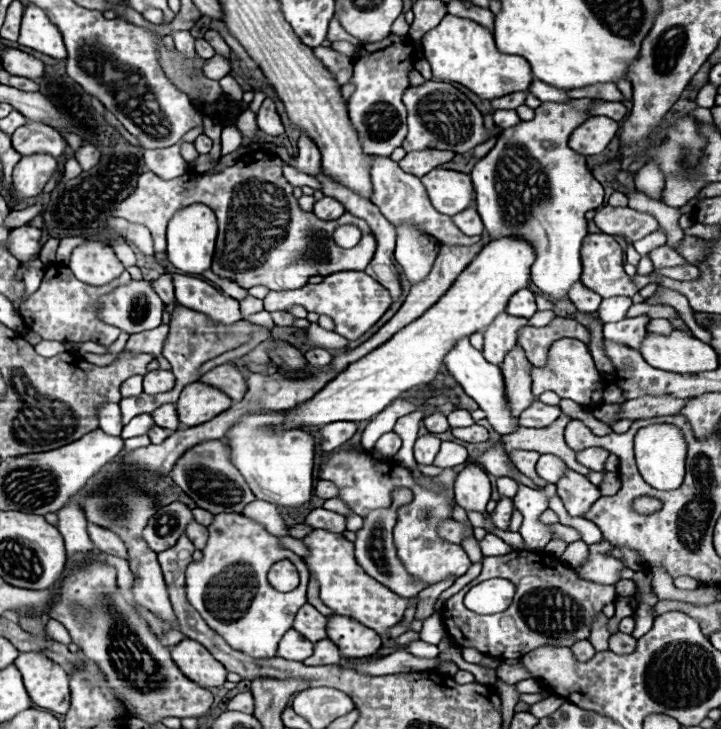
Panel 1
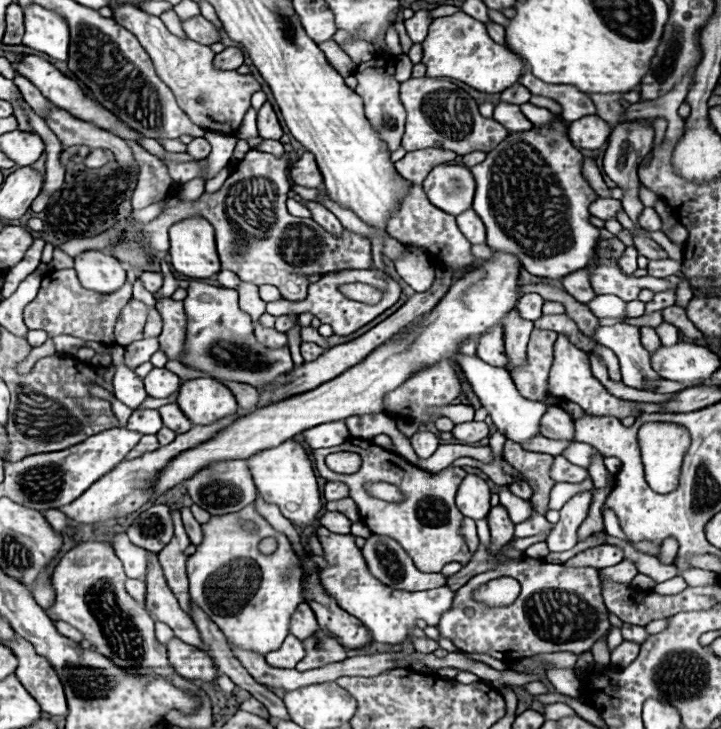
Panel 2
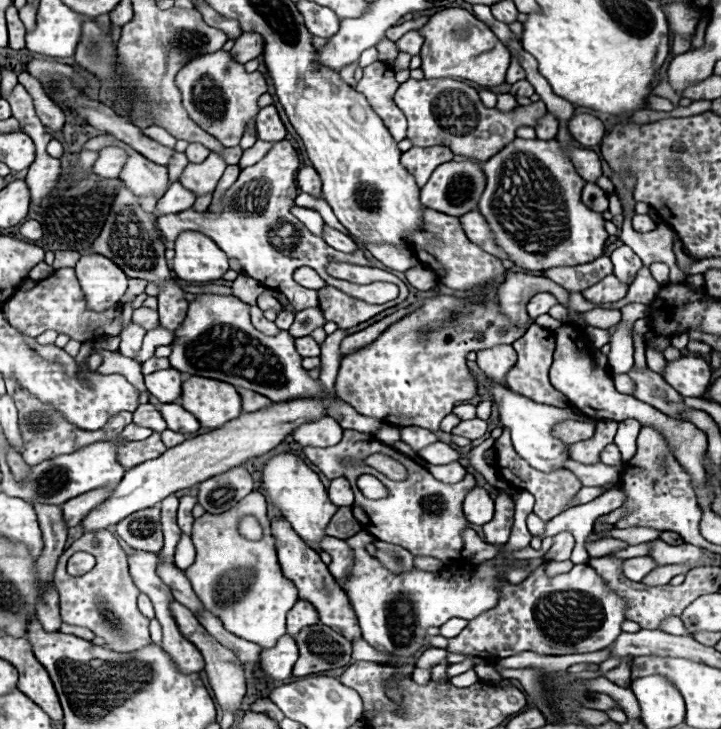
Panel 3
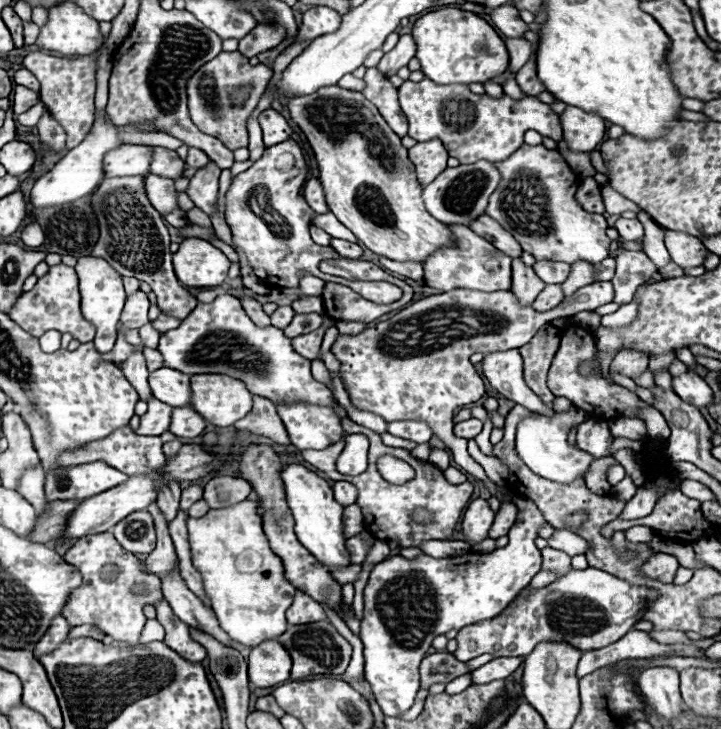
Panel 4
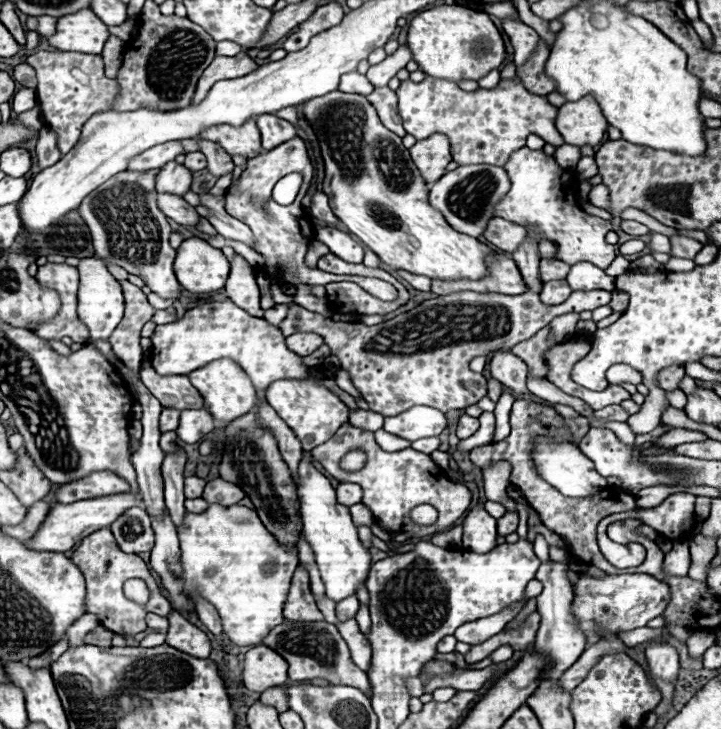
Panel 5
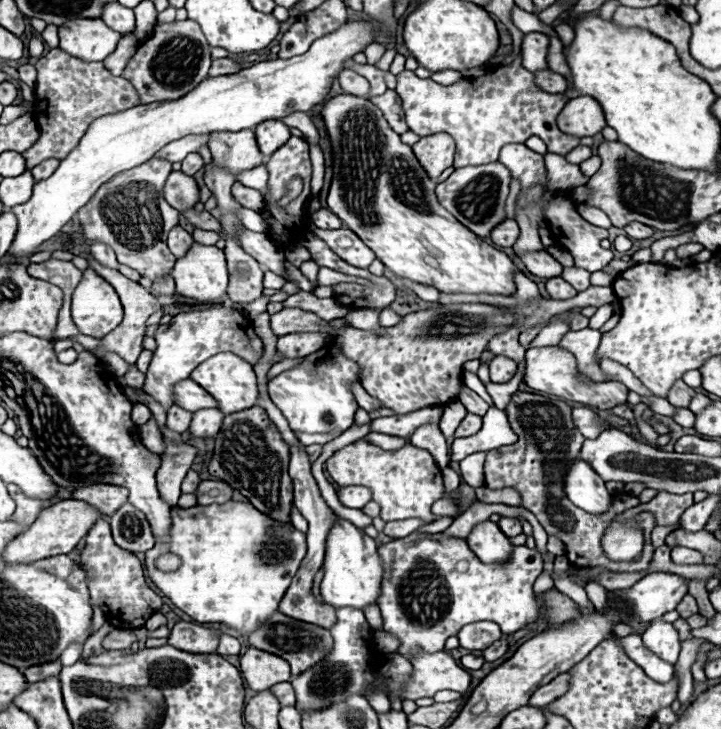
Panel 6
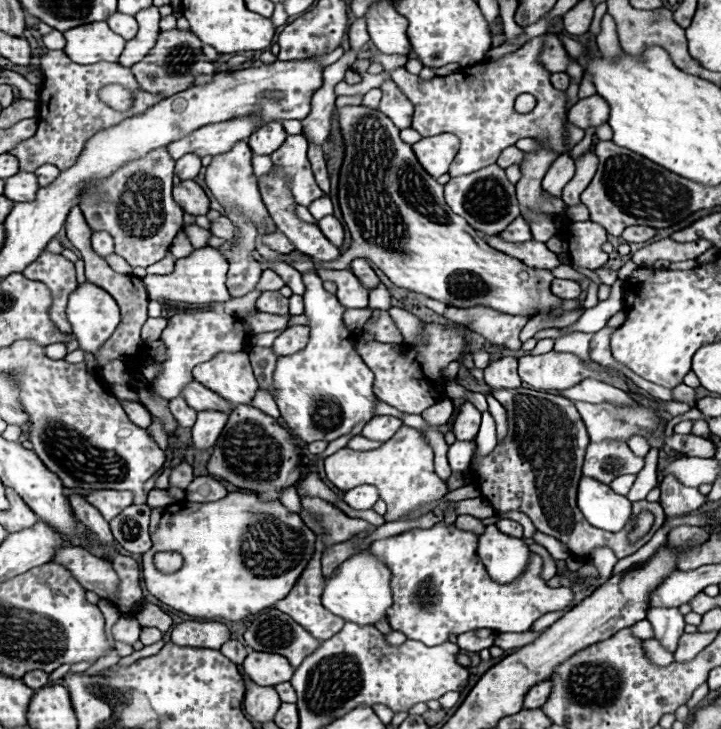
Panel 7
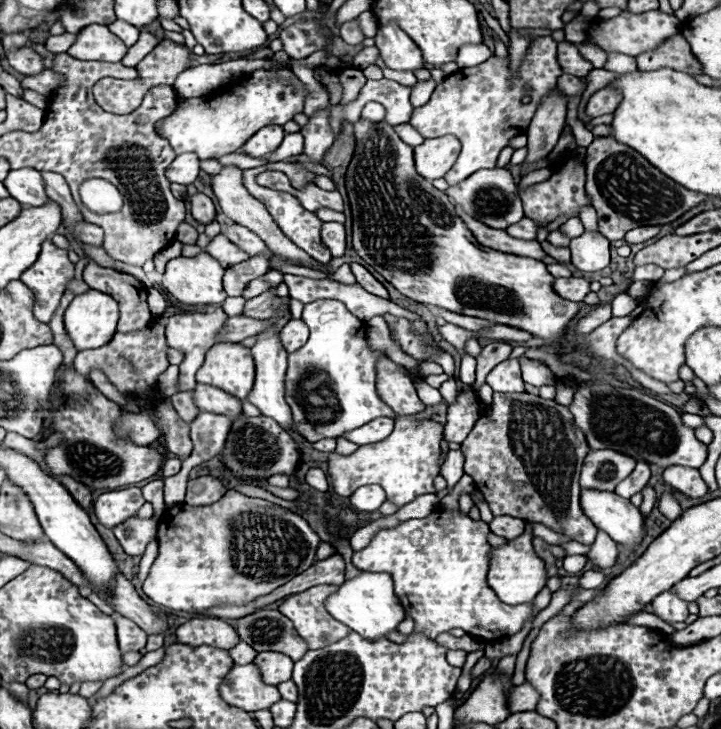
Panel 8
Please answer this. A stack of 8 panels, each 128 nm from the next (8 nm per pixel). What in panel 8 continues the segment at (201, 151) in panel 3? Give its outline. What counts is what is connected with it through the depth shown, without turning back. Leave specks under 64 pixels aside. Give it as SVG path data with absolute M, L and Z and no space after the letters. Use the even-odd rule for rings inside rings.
M184 154L184 156L176 156L176 160L168 166L168 180L176 182L176 184L192 184L198 178L200 172L200 158L192 156L192 154Z

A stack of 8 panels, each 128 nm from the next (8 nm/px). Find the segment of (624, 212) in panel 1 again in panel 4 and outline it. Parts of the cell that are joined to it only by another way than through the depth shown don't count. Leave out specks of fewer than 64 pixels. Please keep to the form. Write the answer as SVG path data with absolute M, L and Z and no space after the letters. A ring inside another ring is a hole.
M584 178L578 186L578 192L576 192L576 200L580 202L580 206L584 210L590 210L590 212L598 212L602 214L604 212L604 202L602 202L602 194L600 194L600 184L594 180L594 178ZM620 218L616 222L616 230L624 240L636 240L644 236L644 226L638 218Z

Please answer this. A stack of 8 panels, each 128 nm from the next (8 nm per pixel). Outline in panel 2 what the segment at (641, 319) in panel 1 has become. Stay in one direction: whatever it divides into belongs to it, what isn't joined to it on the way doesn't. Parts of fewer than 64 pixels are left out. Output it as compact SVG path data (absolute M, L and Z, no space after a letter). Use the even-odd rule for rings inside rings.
M618 322L614 326L600 326L596 330L596 336L594 336L600 344L604 344L606 348L614 350L614 354L620 358L620 366L622 366L622 382L630 388L636 388L636 390L642 390L640 384L644 380L656 380L658 374L652 370L650 366L650 354L648 350L642 346L640 342L640 328L638 326L630 326L626 322Z

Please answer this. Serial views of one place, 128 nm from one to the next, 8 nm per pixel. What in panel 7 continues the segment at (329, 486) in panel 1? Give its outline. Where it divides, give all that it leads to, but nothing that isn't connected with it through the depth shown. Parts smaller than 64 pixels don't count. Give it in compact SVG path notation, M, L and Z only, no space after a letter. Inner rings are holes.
M370 484L356 486L344 494L344 502L354 510L370 510L378 500L378 490Z

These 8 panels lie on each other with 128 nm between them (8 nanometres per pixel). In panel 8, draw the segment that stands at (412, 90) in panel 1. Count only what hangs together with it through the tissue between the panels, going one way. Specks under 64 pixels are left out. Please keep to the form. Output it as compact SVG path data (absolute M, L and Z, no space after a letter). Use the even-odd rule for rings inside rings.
M552 36L536 38L528 46L516 76L510 70L510 56L492 56L478 66L460 68L436 86L436 90L424 106L414 110L410 124L424 138L438 138L446 134L458 136L458 140L462 142L460 158L444 176L446 182L454 186L470 174L474 174L476 170L496 166L500 150L506 148L512 138L526 134L534 112L538 110L542 98L552 94L552 90L556 88L556 78L560 74L562 70L556 62L556 40L552 40ZM382 66L382 70L384 70L384 78L394 80L394 82L398 82L402 85L412 87L417 82L417 78L412 72L396 72L396 70L388 68L388 66ZM526 94L532 96L530 104L520 102Z

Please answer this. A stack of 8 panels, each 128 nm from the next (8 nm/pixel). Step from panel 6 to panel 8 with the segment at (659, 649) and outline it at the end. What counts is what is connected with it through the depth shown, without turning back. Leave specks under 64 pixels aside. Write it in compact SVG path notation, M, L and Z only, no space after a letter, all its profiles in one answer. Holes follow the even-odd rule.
M666 590L652 602L654 614L664 622L684 622L688 618L688 602L676 598L674 592Z

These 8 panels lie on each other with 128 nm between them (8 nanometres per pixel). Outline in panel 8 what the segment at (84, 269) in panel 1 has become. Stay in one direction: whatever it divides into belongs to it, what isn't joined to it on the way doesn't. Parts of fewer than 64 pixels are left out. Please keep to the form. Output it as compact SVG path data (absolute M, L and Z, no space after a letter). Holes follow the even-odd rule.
M104 292L78 294L64 312L64 326L76 350L94 350L112 340L118 324L118 304Z

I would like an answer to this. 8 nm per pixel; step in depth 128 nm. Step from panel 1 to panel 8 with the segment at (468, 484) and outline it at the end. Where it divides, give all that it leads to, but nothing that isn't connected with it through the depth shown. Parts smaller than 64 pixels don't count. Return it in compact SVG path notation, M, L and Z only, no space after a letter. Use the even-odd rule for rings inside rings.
M526 521L525 532L514 540L508 540L502 546L490 548L490 570L488 570L488 584L498 594L498 598L506 604L524 604L532 602L536 594L546 584L546 572L544 572L544 560L538 558L534 546L532 546L532 523Z

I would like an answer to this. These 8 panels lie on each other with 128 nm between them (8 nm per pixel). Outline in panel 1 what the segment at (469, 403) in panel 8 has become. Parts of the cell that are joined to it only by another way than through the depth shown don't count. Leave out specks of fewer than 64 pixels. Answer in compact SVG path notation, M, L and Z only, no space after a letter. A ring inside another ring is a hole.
M468 426L468 428L452 428L452 434L464 442L488 442L490 440L490 434L484 426Z

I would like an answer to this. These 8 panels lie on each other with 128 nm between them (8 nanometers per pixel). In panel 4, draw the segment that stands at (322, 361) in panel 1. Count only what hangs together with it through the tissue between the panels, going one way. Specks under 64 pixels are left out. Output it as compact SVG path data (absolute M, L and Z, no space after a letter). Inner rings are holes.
M323 314L324 326L318 328L316 332L310 332L306 336L298 336L292 340L292 346L296 348L296 352L308 360L316 360L318 358L318 352L320 352L320 344L322 344L322 336L324 336L324 330L335 324L335 320L332 320L326 314Z

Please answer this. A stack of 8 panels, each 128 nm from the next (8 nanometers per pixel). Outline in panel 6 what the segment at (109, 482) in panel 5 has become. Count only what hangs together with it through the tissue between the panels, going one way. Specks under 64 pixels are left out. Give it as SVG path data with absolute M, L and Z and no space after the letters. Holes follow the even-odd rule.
M92 484L92 486L84 486L84 488L76 488L72 492L74 500L84 500L92 506L96 506L102 514L110 516L114 514L120 506L126 504L128 498L128 490L120 488L120 486L106 486L106 484Z

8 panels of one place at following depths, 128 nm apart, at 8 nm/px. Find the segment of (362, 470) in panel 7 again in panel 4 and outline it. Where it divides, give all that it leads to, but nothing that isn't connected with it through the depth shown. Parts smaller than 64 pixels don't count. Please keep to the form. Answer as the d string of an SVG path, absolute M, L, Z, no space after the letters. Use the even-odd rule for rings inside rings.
M342 420L342 428L344 428L344 438L350 436L350 434L368 436L370 450L368 450L368 468L366 468L366 472L362 472L360 476L346 476L346 474L340 474L336 470L336 460L338 460L338 456L342 454L344 446L346 446L344 438L340 442L328 446L328 448L324 448L324 450L320 450L320 452L312 452L312 450L302 452L302 456L304 456L306 462L310 462L318 470L326 472L328 478L332 478L332 480L348 480L358 488L356 504L362 510L364 528L378 540L384 540L384 542L396 540L400 548L418 548L420 544L428 542L428 540L450 540L452 534L454 534L456 524L460 522L462 510L466 508L466 504L472 498L472 492L474 492L472 482L464 482L464 484L446 482L446 478L442 476L442 470L438 470L436 466L416 460L414 456L410 456L408 450L390 448L390 446L382 444L382 438L376 432L372 432L372 430L368 430L368 428L360 426L360 424L354 424L352 420ZM384 454L390 454L390 456L396 456L396 458L408 462L416 470L416 478L402 484L402 486L388 484L376 470L376 458L384 456ZM418 508L426 508L428 512L432 512L432 522L428 522L428 524L416 522L412 516L414 516L414 512Z

